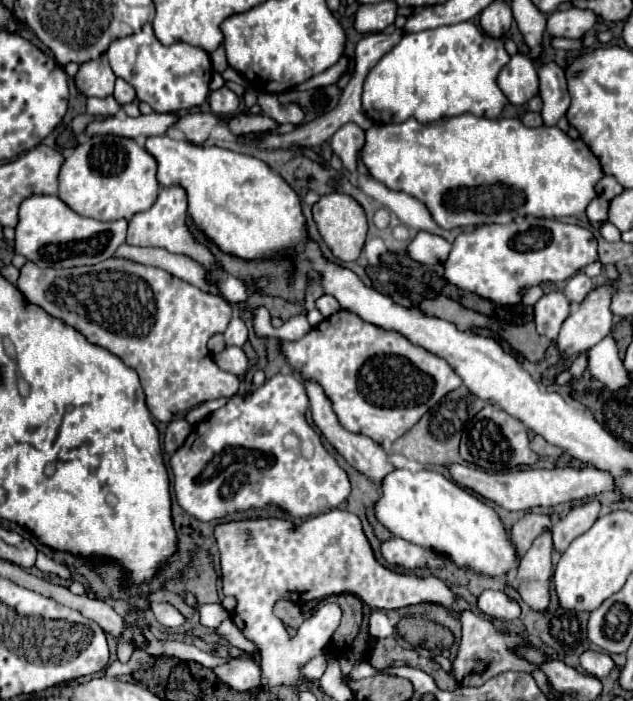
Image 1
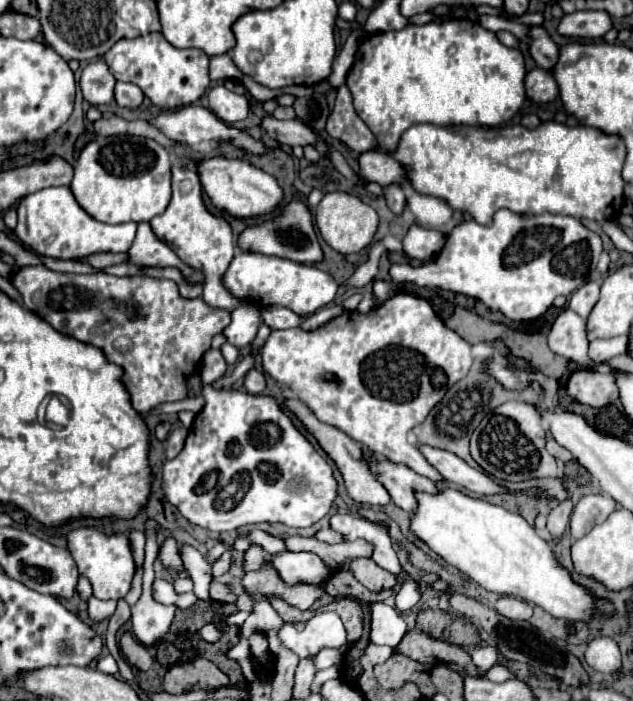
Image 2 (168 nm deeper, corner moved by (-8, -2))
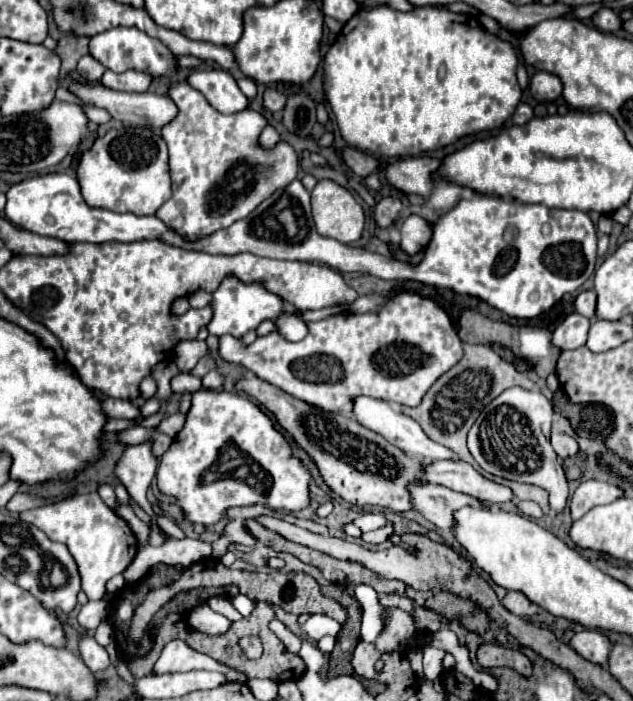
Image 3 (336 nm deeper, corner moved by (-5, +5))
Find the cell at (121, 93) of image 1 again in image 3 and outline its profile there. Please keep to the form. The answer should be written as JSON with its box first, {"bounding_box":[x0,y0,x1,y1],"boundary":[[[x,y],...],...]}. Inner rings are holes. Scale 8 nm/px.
{"bounding_box":[100,70,152,92],"boundary":[[[106,70],[100,84],[110,90],[122,90],[122,92],[146,92],[152,82],[152,76],[138,70],[126,70],[122,74]]]}

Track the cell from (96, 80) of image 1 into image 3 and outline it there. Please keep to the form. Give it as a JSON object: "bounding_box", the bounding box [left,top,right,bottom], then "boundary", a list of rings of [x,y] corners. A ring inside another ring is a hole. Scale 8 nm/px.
{"bounding_box":[78,56,106,82],"boundary":[[[82,56],[78,62],[78,74],[86,82],[98,82],[104,72],[106,72],[106,68],[98,60],[94,60],[92,56]]]}

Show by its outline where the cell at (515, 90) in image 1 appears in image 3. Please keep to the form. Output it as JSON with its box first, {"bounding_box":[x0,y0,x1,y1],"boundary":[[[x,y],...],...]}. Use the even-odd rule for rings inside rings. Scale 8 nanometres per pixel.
{"bounding_box":[530,72,562,102],"boundary":[[[538,72],[530,80],[530,92],[538,102],[552,102],[562,96],[562,82],[554,74]]]}

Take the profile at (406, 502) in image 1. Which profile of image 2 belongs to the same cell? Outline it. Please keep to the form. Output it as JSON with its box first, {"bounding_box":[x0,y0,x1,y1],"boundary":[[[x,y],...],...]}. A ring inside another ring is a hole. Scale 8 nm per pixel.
{"bounding_box":[409,487,613,621],"boundary":[[[451,487],[437,489],[435,493],[415,491],[415,499],[417,509],[409,521],[413,535],[483,589],[497,595],[521,597],[531,605],[543,607],[553,617],[569,621],[587,621],[593,615],[613,613],[609,601],[593,599],[569,579],[569,573],[555,561],[547,541],[521,515],[483,499],[473,499]]]}

